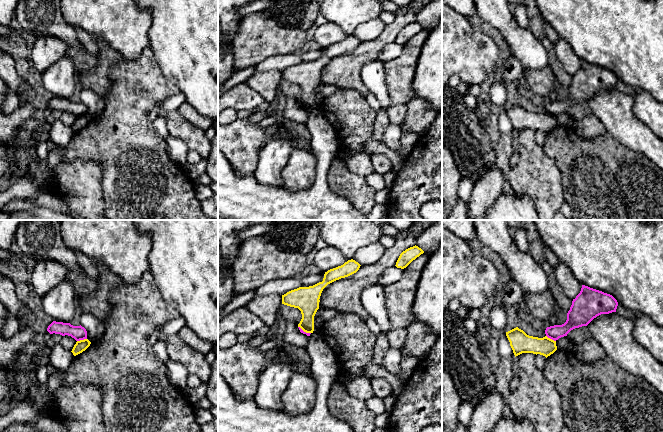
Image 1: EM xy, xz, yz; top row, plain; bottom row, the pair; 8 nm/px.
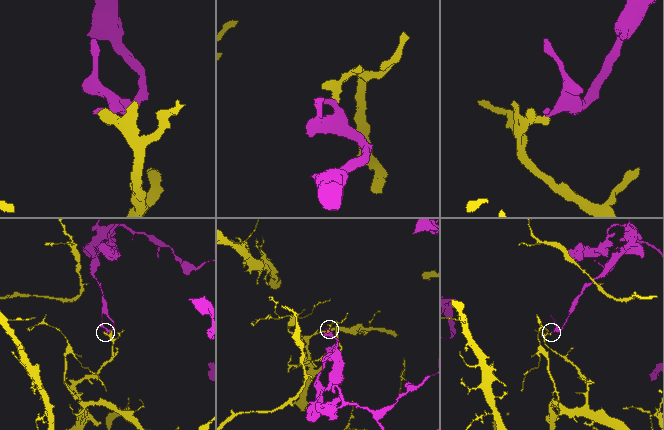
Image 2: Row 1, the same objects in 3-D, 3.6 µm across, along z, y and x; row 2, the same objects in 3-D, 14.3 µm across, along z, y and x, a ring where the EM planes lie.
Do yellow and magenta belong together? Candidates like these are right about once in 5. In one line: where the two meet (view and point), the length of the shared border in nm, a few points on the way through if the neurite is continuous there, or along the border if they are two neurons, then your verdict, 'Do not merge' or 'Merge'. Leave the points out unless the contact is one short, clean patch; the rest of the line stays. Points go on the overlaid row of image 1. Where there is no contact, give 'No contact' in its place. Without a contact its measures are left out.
Touches yellow at xy (81, 340). Shared border 80 nm. Boundary: xy (86, 338), (77, 341). Do not merge

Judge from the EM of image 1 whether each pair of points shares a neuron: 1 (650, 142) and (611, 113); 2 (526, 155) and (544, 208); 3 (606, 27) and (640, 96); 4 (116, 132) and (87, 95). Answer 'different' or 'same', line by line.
1: same
2: same
3: different
4: different

